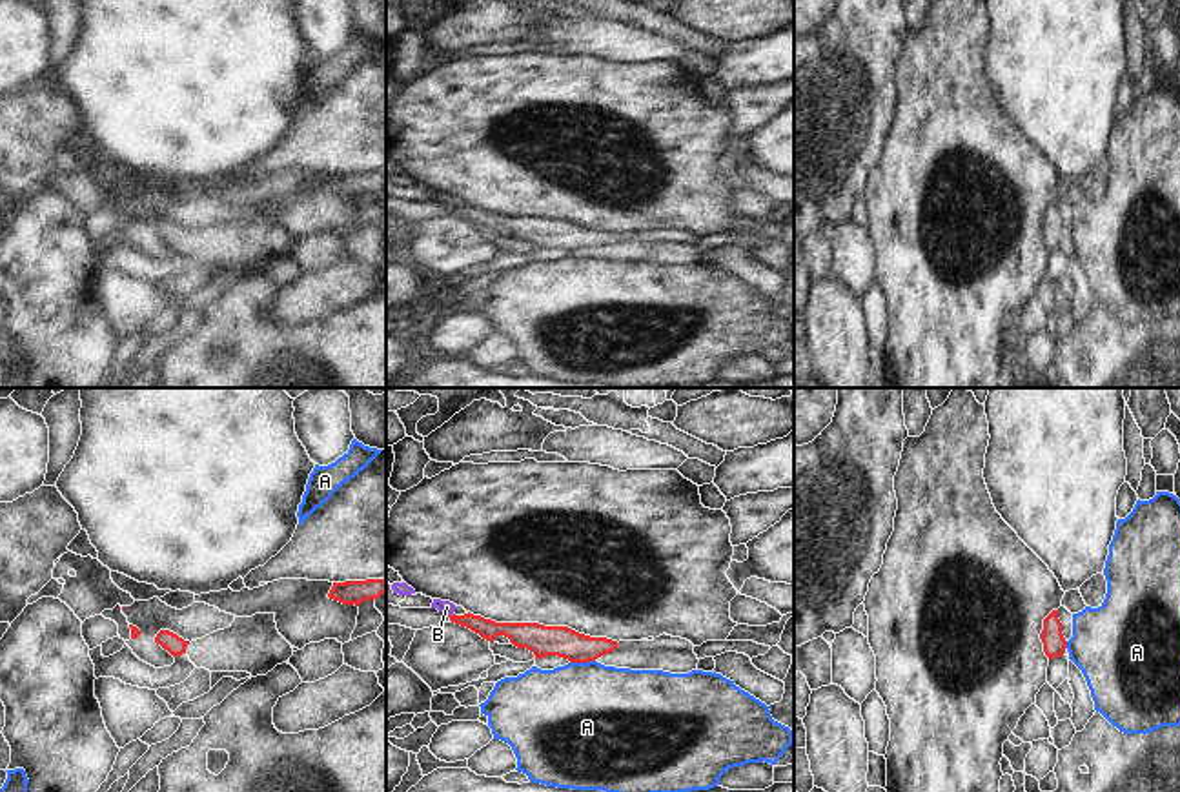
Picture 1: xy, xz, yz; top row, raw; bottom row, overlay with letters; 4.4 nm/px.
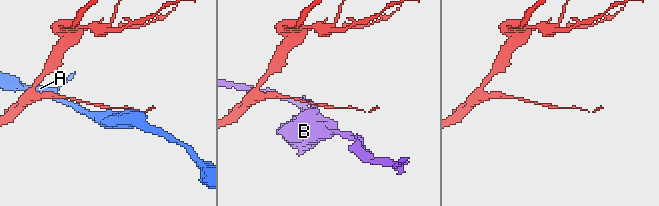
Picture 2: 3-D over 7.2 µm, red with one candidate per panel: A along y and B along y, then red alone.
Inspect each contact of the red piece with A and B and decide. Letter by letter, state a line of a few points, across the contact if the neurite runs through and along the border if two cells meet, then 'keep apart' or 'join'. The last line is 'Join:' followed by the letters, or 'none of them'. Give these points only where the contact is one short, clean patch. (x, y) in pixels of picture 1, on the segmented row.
A: keep apart
B: keep apart
Join: none of them

